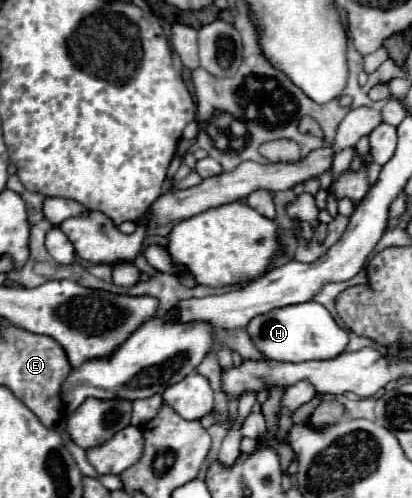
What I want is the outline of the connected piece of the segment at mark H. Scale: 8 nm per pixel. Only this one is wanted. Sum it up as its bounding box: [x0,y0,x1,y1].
[247,300,349,362]

